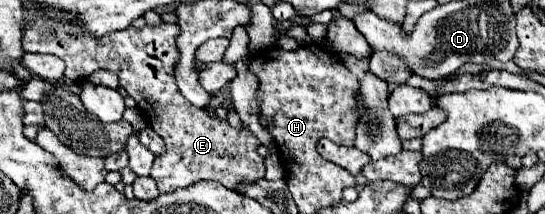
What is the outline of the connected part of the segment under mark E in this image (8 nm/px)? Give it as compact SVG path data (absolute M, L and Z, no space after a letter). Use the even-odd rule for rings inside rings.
M36 17L32 27L26 29L22 47L26 53L56 55L66 63L64 77L80 81L90 77L98 69L108 69L118 75L120 85L136 99L138 109L144 113L148 125L164 139L166 153L154 159L152 179L160 193L172 193L176 189L194 185L196 181L210 179L236 191L240 183L254 183L264 177L264 157L260 157L260 141L248 127L232 127L226 119L212 117L200 107L188 103L174 79L174 65L178 61L176 37L180 27L176 23L160 23L158 27L128 27L112 31L100 39L92 37L84 27L74 21L60 21L50 17Z

